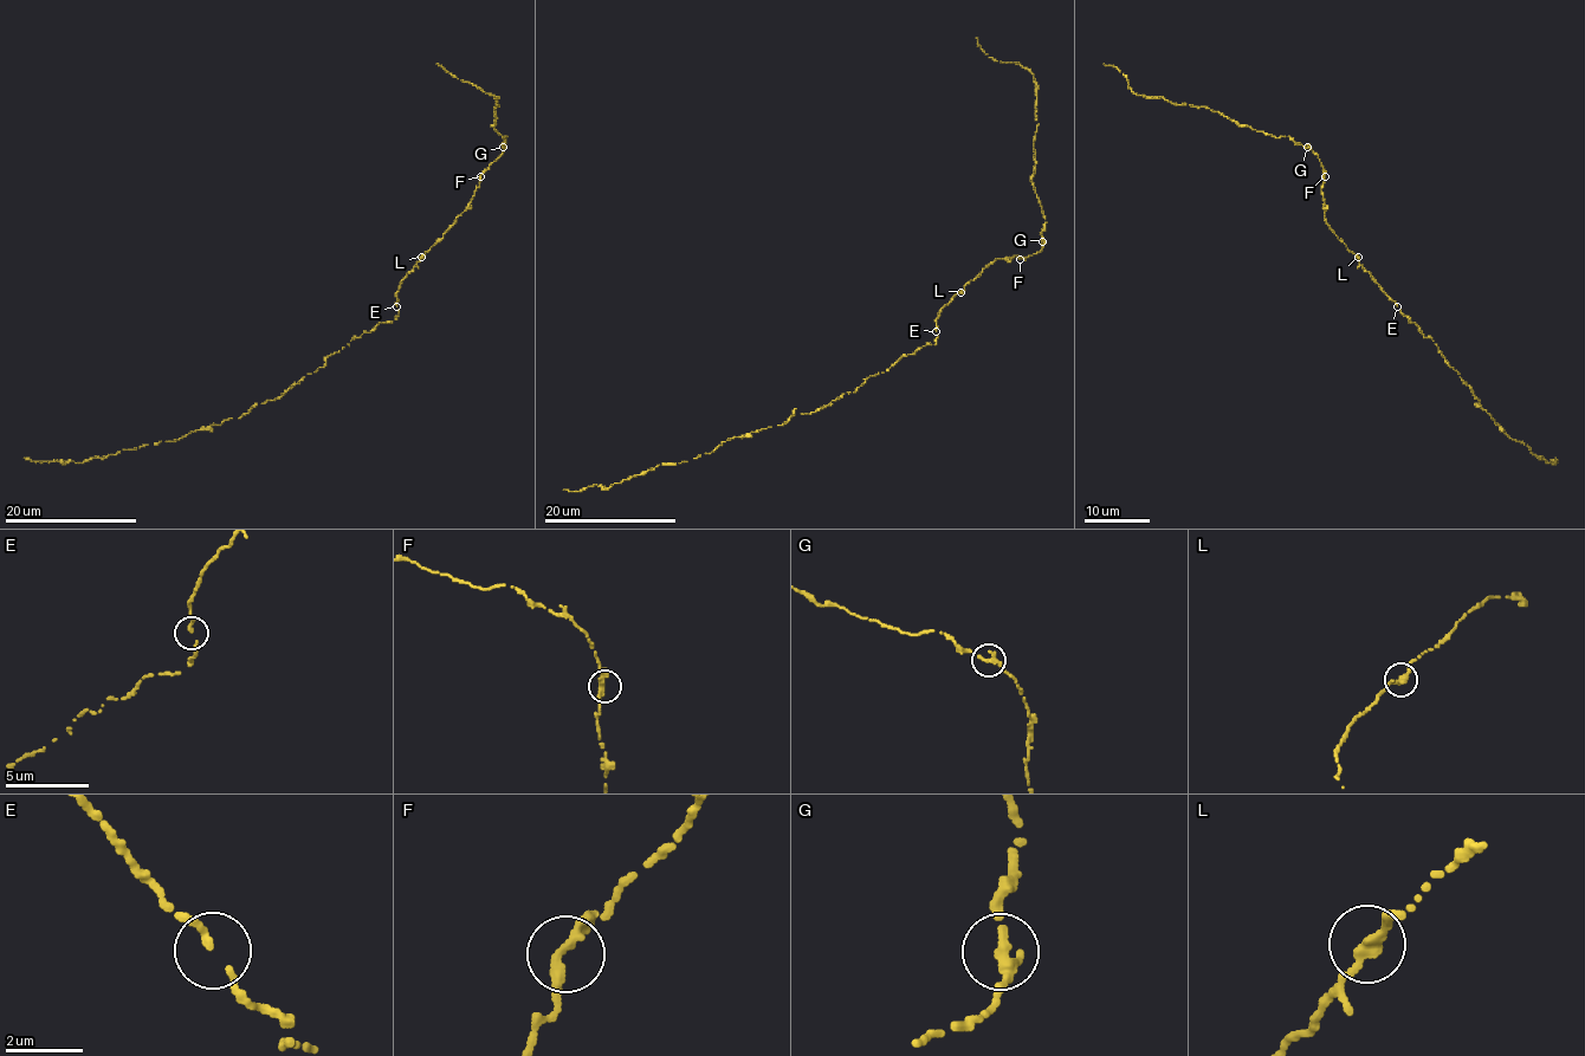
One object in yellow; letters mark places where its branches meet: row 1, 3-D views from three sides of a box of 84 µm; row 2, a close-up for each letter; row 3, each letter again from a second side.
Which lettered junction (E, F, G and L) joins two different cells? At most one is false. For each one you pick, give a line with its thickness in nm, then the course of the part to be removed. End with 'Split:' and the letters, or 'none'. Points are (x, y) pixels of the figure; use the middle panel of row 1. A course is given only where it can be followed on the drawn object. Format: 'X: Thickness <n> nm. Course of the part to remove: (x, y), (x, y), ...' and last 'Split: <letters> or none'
G: Thickness 300 nm. Course of the part to remove: (1042, 240), (1043, 211), (1032, 182), (1039, 125), (1036, 82), (1019, 64), (989, 57), (976, 38)
Split: G

